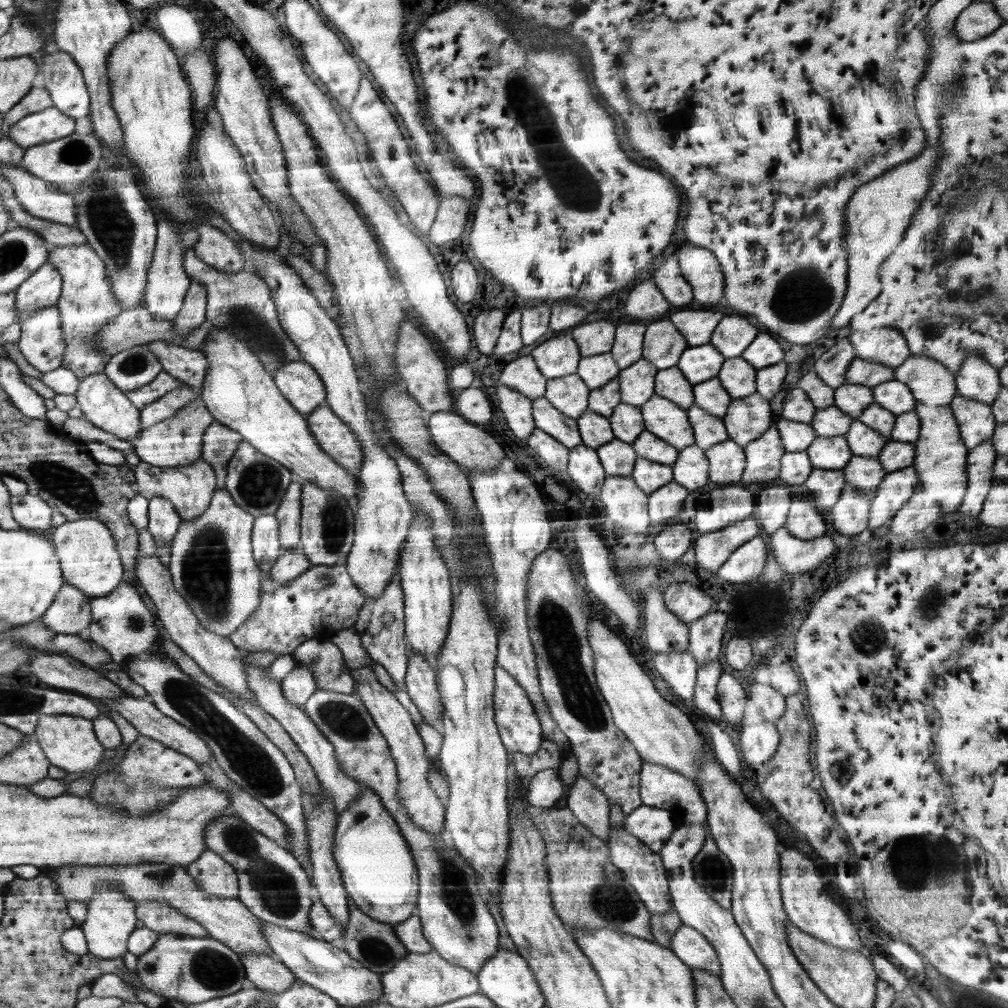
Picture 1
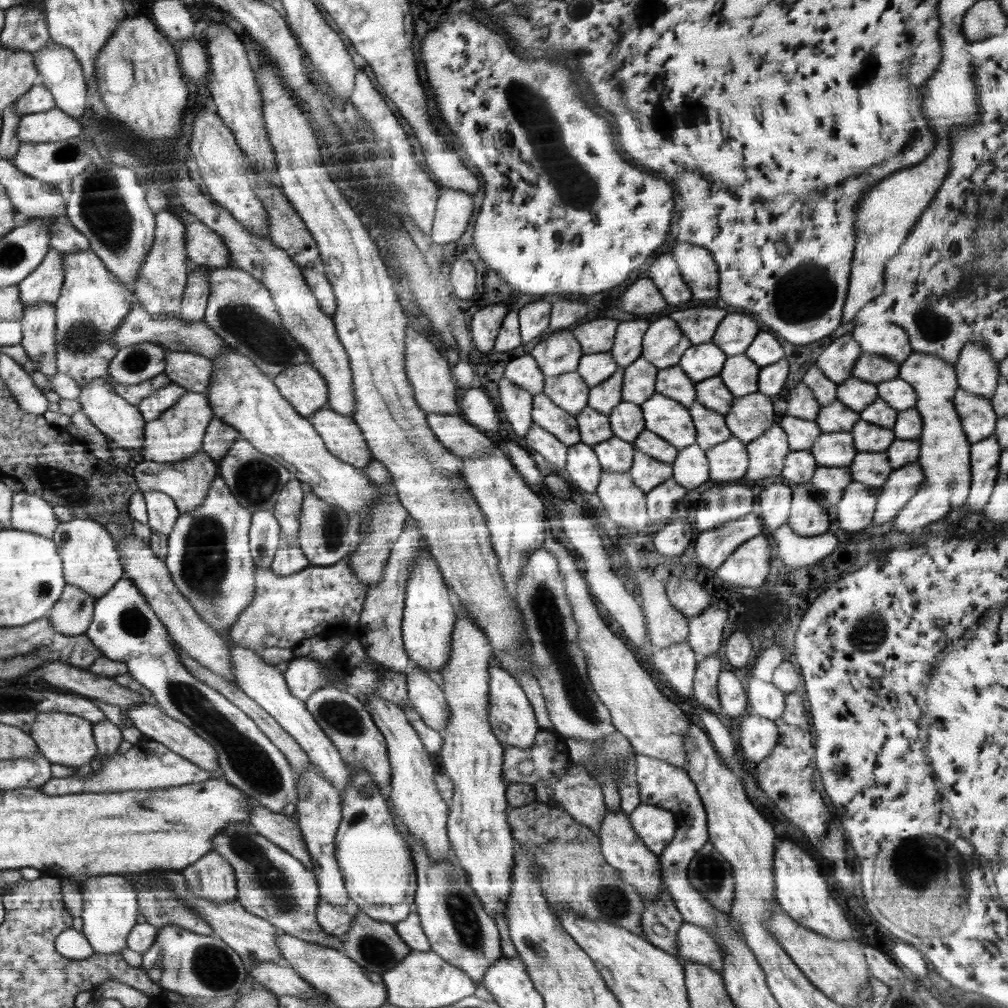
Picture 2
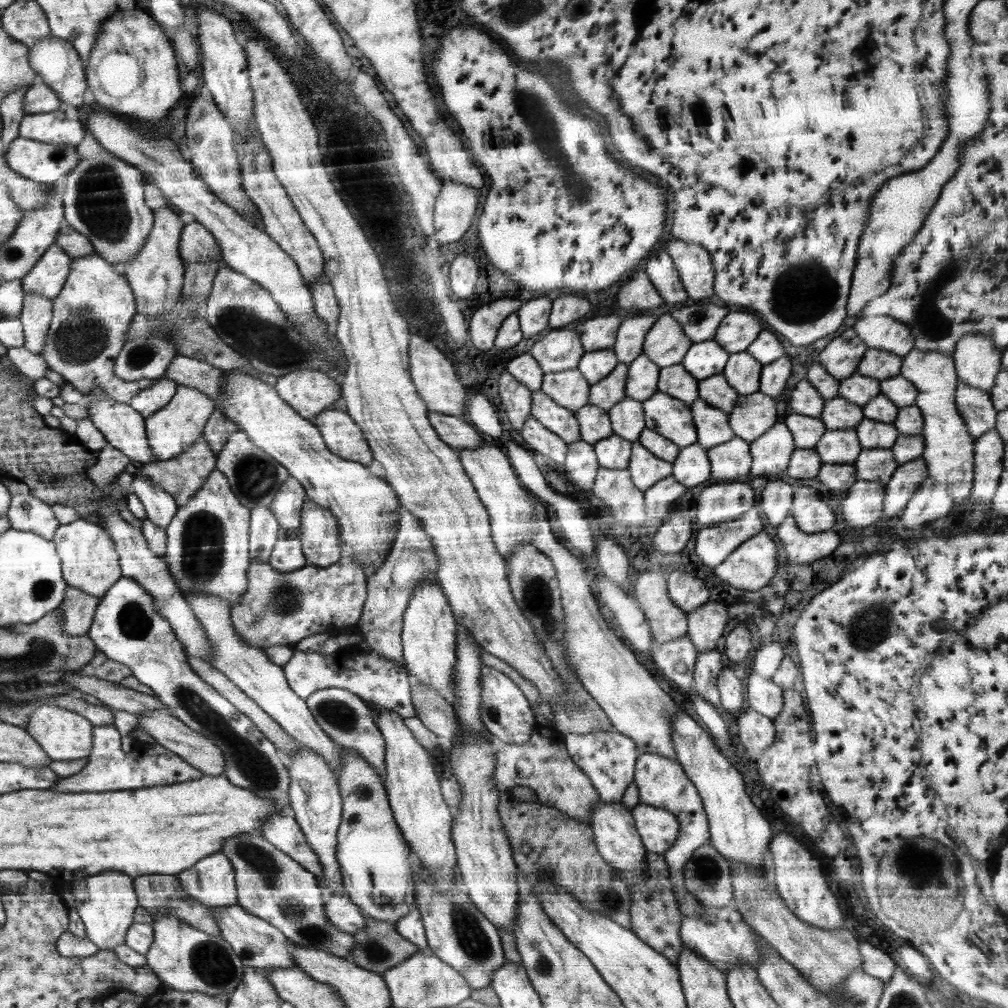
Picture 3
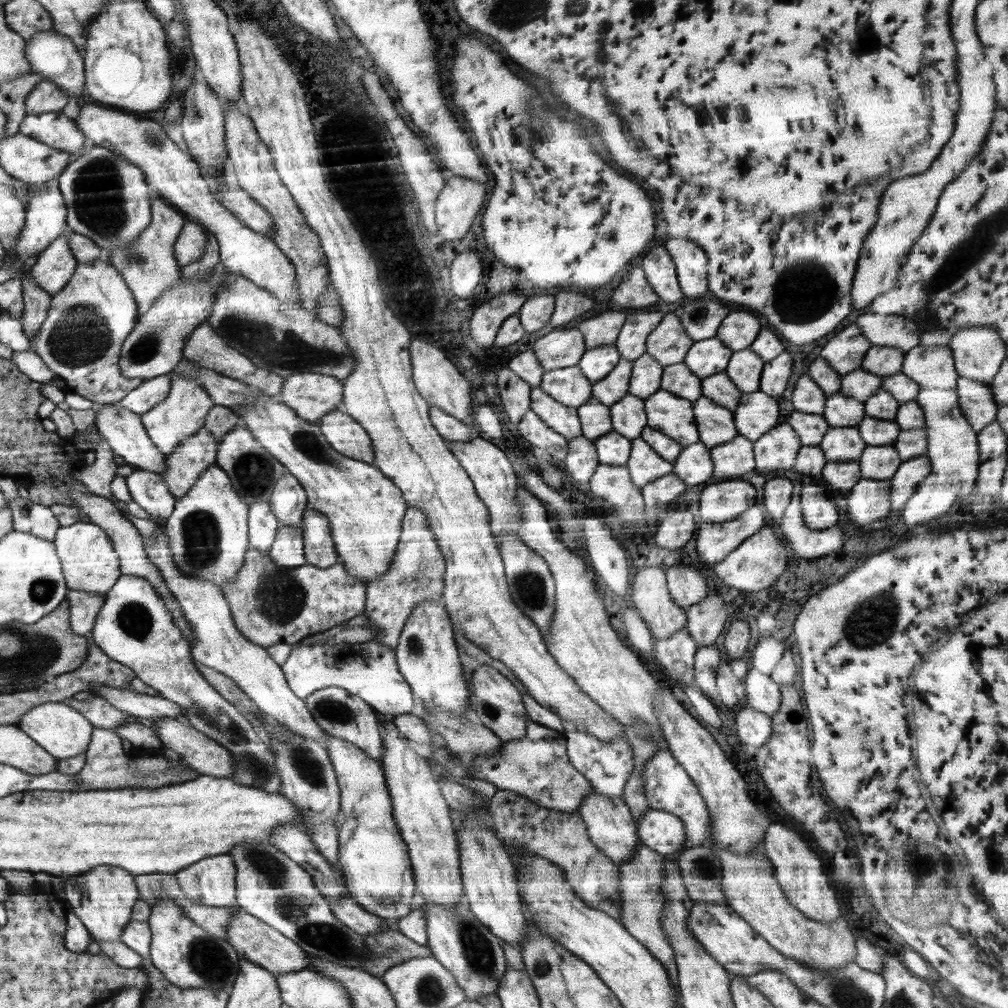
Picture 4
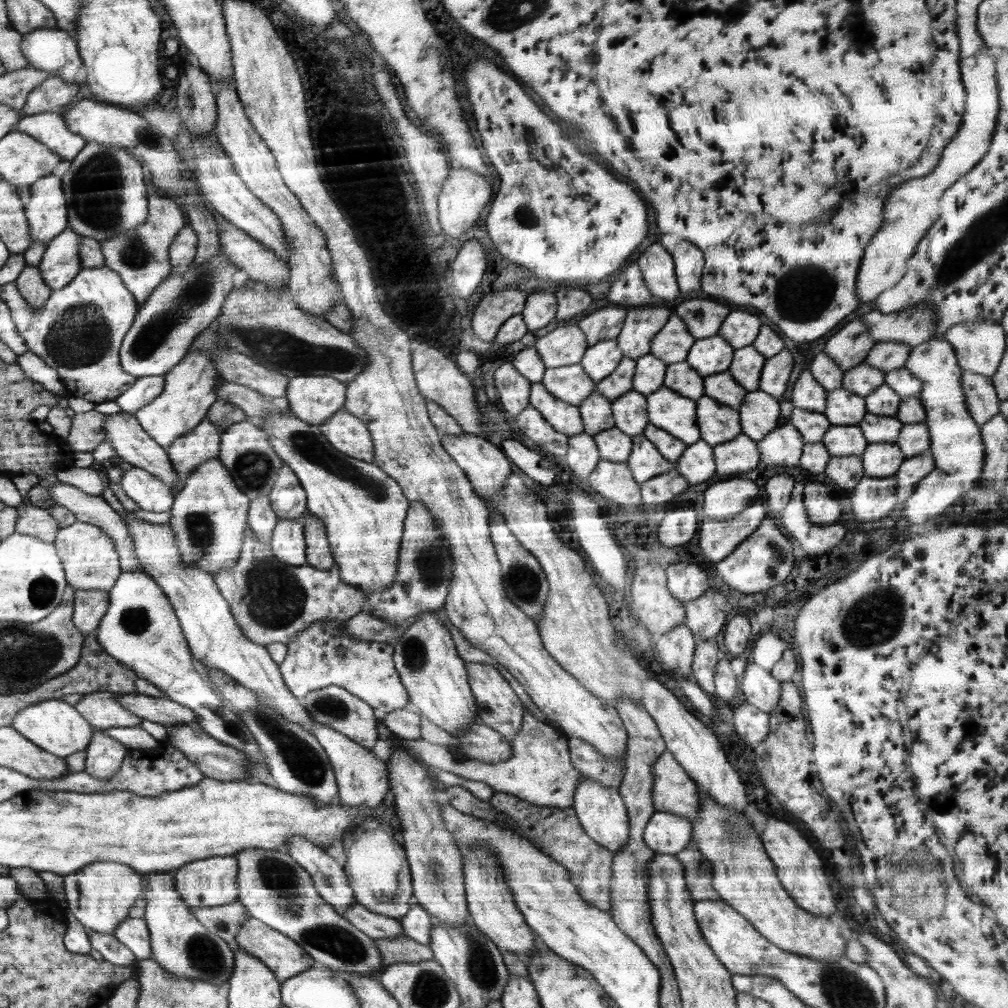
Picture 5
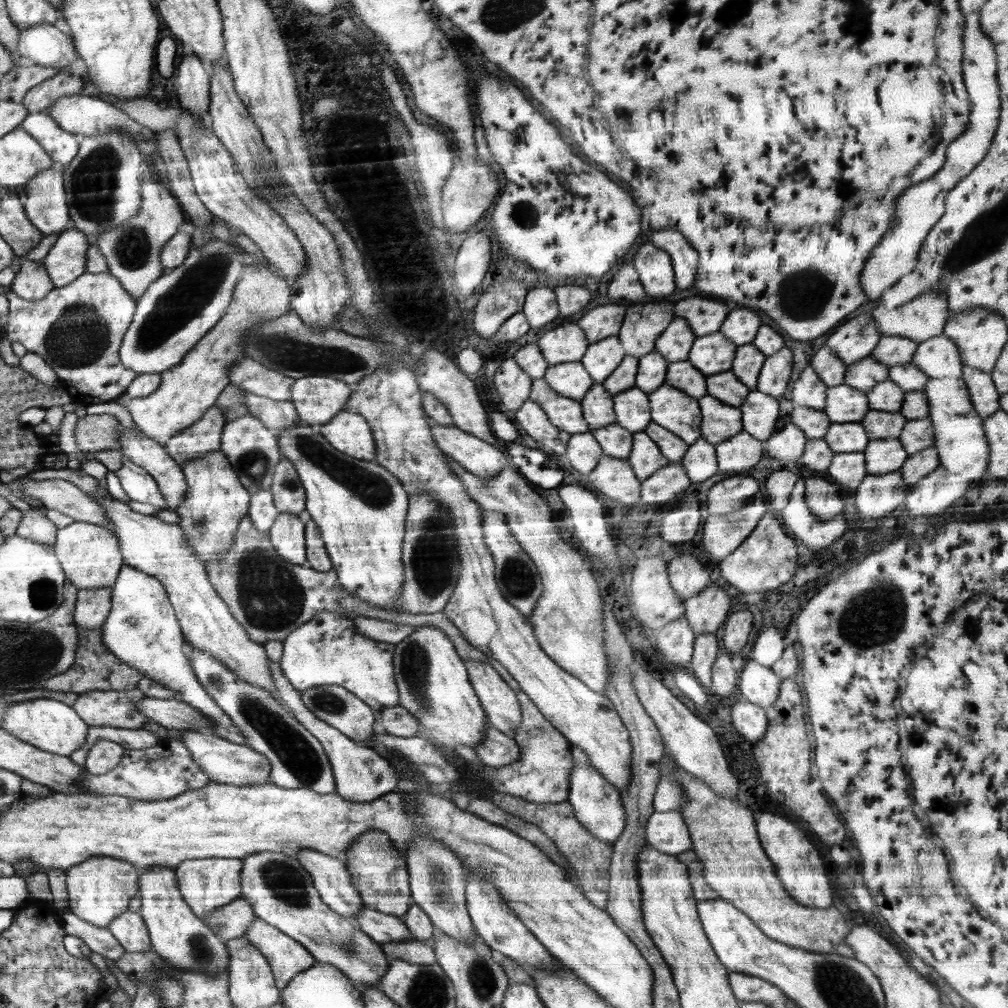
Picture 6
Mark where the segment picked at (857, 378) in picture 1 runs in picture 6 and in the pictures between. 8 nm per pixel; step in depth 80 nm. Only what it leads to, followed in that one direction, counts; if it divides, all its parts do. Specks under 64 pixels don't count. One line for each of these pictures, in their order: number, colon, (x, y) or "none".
2: (873, 368)
3: (879, 364)
4: (882, 360)
5: (886, 356)
6: (891, 350)

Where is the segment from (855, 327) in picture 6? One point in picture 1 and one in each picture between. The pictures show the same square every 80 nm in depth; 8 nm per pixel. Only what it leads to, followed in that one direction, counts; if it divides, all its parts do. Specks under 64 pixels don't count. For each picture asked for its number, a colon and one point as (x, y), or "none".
1: (831, 367)
2: (837, 361)
3: (841, 356)
4: (845, 352)
5: (849, 347)

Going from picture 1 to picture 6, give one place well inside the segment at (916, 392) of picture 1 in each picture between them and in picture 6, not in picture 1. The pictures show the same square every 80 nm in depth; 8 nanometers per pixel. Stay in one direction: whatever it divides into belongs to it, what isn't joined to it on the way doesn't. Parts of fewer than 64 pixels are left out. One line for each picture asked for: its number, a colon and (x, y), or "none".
2: (932, 377)
3: (929, 370)
4: (930, 366)
5: (934, 361)
6: (938, 357)

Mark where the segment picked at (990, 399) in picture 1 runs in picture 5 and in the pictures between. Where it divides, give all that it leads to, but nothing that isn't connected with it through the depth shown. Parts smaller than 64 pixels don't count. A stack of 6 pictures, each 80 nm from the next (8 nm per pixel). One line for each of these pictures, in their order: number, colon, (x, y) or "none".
2: (977, 372)
3: (977, 362)
4: (978, 352)
5: (979, 346)

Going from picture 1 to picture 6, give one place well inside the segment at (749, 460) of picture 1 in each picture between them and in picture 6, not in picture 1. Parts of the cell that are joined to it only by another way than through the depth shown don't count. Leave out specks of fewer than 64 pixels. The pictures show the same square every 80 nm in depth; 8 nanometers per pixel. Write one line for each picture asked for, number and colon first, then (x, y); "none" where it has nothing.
2: (767, 453)
3: (771, 453)
4: (776, 450)
5: (784, 445)
6: (788, 443)

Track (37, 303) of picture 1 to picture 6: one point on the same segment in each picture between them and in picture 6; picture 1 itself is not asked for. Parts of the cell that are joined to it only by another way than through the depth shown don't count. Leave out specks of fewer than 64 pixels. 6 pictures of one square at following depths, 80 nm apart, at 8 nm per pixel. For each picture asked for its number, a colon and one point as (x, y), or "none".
2: (46, 284)
3: (50, 274)
4: (55, 265)
5: (61, 263)
6: (67, 259)

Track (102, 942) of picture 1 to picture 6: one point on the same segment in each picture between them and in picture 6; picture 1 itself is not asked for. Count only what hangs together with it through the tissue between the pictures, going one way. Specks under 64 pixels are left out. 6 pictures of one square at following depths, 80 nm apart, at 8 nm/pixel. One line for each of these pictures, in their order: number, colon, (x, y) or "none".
2: (110, 905)
3: (105, 902)
4: (102, 898)
5: (99, 896)
6: (99, 890)

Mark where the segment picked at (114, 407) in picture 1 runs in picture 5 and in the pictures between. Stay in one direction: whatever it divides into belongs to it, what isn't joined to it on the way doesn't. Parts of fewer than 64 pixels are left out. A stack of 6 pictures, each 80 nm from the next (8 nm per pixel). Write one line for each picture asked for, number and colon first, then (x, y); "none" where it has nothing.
2: (122, 422)
3: (123, 427)
4: (124, 430)
5: (135, 446)

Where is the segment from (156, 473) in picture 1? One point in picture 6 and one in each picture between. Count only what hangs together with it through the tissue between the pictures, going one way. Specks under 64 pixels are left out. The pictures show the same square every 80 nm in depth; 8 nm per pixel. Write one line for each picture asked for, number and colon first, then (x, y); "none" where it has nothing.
2: (187, 482)
3: (182, 476)
4: (183, 467)
5: (189, 452)
6: (205, 436)

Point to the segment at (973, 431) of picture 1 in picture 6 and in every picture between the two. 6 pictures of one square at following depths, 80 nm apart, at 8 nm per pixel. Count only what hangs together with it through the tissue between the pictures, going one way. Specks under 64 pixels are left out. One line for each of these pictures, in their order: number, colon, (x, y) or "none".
2: (976, 413)
3: (975, 407)
4: (975, 398)
5: (982, 403)
6: (981, 389)

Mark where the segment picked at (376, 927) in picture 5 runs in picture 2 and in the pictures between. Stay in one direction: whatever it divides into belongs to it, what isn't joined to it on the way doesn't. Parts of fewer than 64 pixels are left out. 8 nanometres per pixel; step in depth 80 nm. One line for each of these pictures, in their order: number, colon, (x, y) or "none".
2: (336, 920)
3: (341, 912)
4: (353, 915)

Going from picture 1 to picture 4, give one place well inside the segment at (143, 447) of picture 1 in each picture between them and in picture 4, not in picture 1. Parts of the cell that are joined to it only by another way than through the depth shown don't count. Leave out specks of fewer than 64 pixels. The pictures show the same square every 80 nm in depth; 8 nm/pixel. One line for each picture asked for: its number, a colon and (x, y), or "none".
2: (179, 433)
3: (179, 425)
4: (181, 415)

